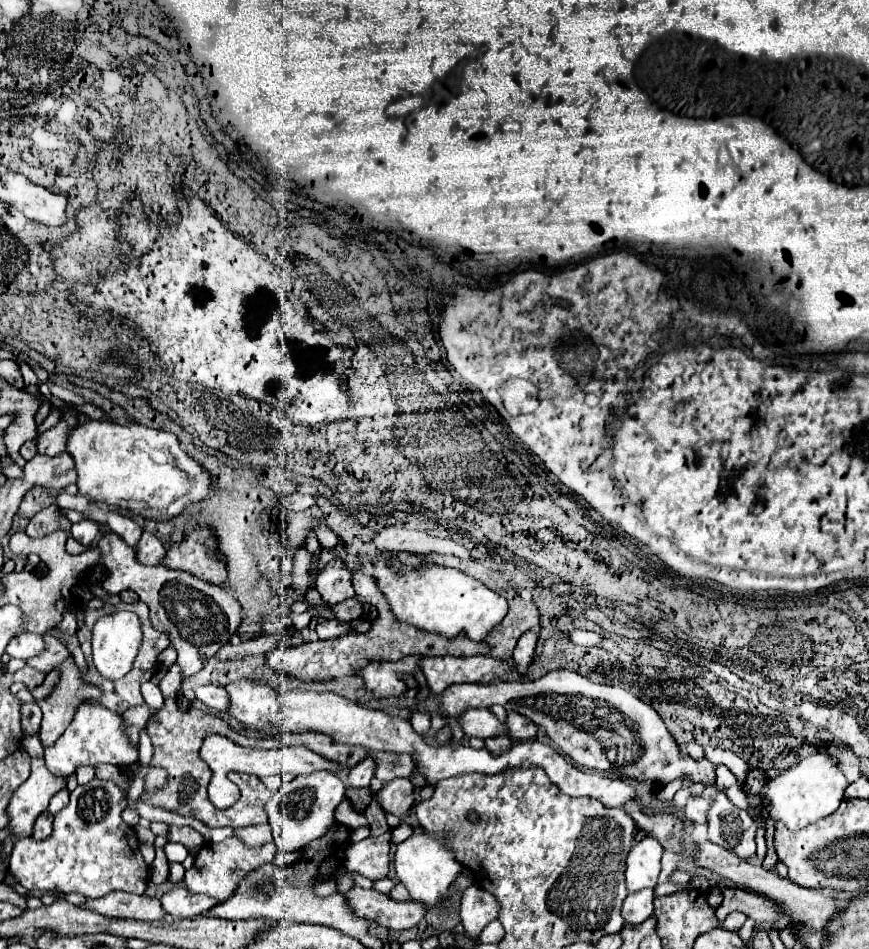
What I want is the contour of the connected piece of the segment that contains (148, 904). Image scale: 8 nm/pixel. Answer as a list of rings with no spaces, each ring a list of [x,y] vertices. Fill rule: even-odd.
[[[111,891],[97,899],[87,899],[81,907],[91,909],[109,919],[143,919],[159,921],[165,917],[165,911],[159,899],[147,895],[133,895],[125,891]]]

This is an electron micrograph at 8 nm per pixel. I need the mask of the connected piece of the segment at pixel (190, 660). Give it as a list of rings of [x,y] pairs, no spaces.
[[[107,529],[107,533],[97,541],[97,547],[101,551],[101,561],[109,571],[109,577],[103,583],[103,589],[109,595],[119,595],[125,589],[131,589],[139,595],[141,601],[145,601],[151,609],[151,623],[157,631],[169,635],[171,645],[177,649],[179,657],[177,663],[181,663],[181,667],[185,667],[185,677],[201,671],[203,663],[207,659],[211,659],[237,631],[239,623],[241,623],[241,605],[239,601],[233,597],[233,593],[229,593],[223,587],[213,587],[201,579],[193,579],[193,575],[185,573],[185,571],[171,571],[165,567],[147,567],[141,565],[135,557],[135,551],[121,539],[117,539],[117,535],[113,535],[113,531]]]

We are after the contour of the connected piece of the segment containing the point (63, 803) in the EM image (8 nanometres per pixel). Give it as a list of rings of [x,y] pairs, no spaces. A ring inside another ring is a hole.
[[[63,789],[63,791],[59,791],[59,793],[51,799],[47,811],[49,811],[51,815],[55,815],[55,813],[59,813],[63,807],[67,807],[67,803],[69,803],[69,791]]]

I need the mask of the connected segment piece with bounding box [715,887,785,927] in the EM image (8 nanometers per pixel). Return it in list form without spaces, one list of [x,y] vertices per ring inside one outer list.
[[[723,887],[723,903],[721,903],[721,907],[715,911],[719,923],[723,923],[725,917],[727,917],[731,911],[741,911],[741,913],[745,913],[745,915],[751,917],[759,927],[761,927],[761,925],[775,923],[775,921],[779,921],[781,917],[785,917],[785,911],[783,911],[773,899],[769,899],[769,897],[765,897],[765,895],[759,895],[759,893],[747,891],[747,889],[739,889],[739,887],[733,887],[733,889],[725,889],[725,887]]]

